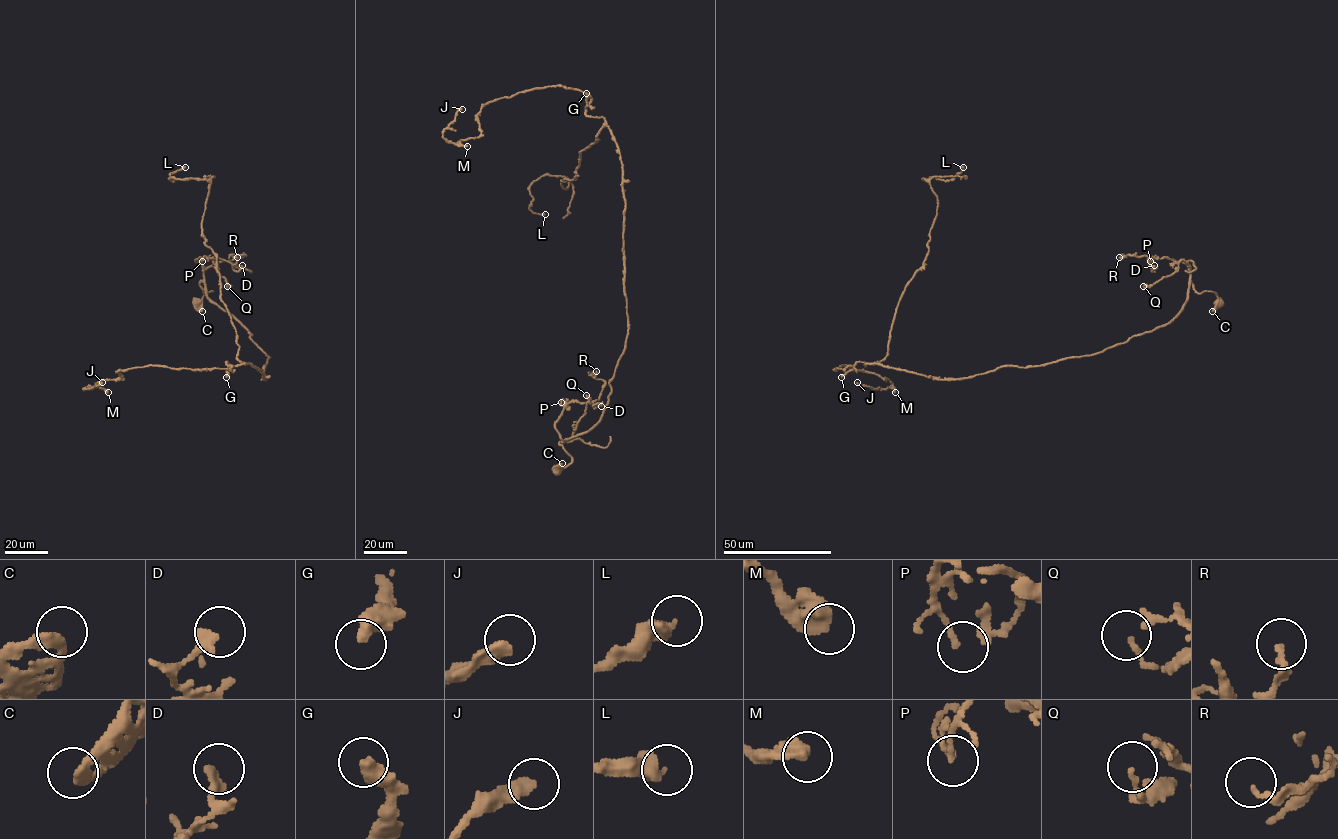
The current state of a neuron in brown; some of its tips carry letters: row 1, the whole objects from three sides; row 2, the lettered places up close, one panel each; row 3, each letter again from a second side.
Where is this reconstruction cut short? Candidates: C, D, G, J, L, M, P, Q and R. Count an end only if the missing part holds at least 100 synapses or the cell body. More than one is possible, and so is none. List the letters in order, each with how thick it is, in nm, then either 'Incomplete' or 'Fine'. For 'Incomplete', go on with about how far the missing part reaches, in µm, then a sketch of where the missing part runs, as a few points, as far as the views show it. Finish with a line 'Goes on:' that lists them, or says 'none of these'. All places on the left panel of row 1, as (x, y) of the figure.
C: Thickness 200 nm. Fine
D: Thickness 300 nm. Fine
G: Thickness 440 nm. Fine
J: Thickness 360 nm. Fine
L: Thickness 480 nm. Fine
M: Thickness 500 nm. Fine
P: Thickness 150 nm. Fine
Q: Thickness 130 nm. Fine
R: Thickness 170 nm. Fine
Goes on: none of these

